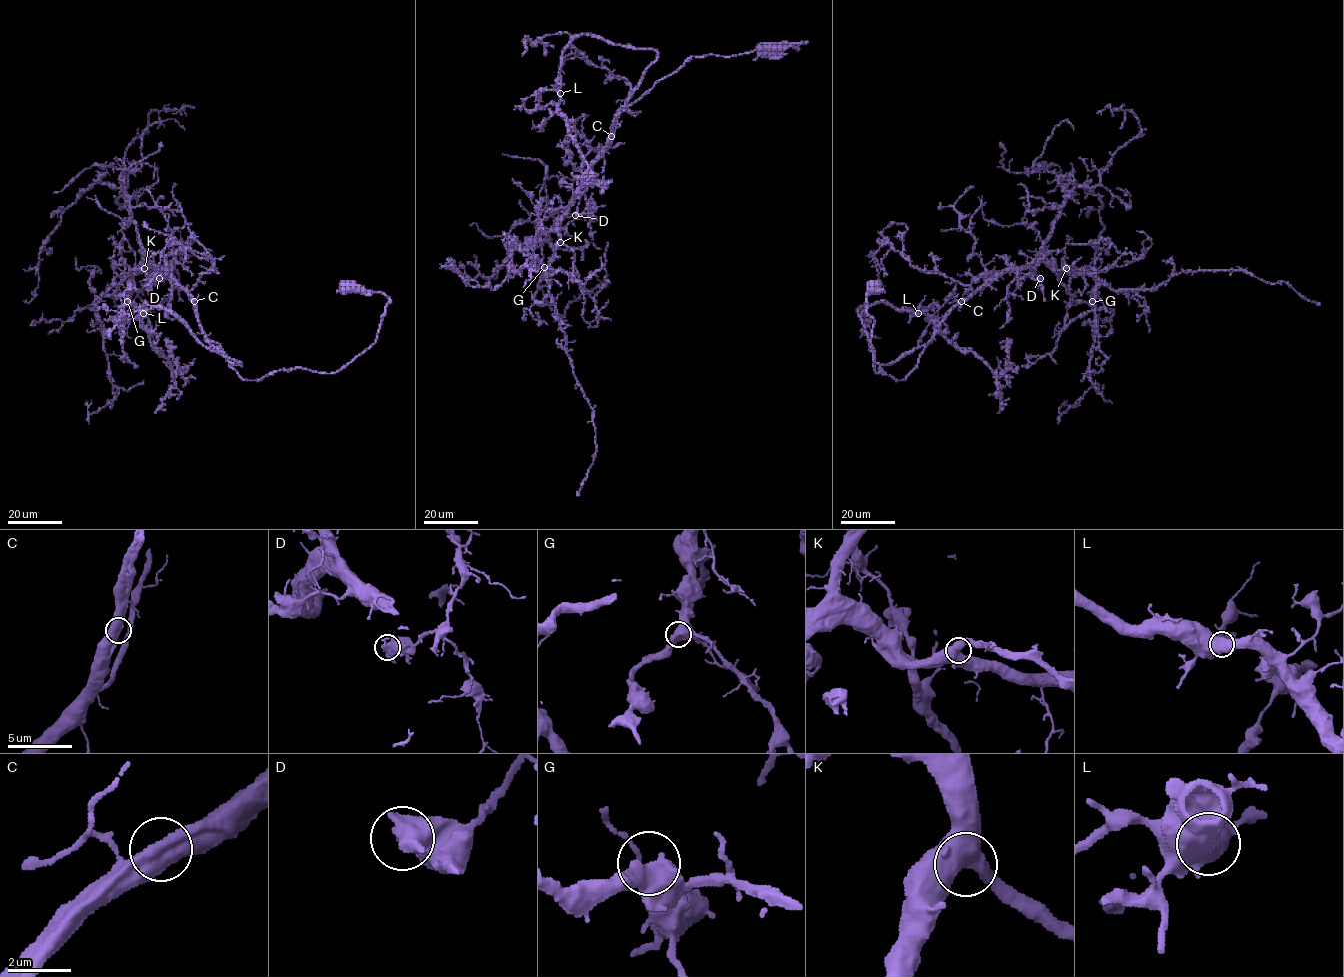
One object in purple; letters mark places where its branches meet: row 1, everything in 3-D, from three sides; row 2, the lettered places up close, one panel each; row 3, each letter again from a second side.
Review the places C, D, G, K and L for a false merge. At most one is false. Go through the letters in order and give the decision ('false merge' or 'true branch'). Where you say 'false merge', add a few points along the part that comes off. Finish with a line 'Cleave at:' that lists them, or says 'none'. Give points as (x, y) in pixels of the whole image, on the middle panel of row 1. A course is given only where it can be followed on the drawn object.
C: true branch
D: true branch
G: true branch
K: true branch
L: true branch
Cleave at: none

